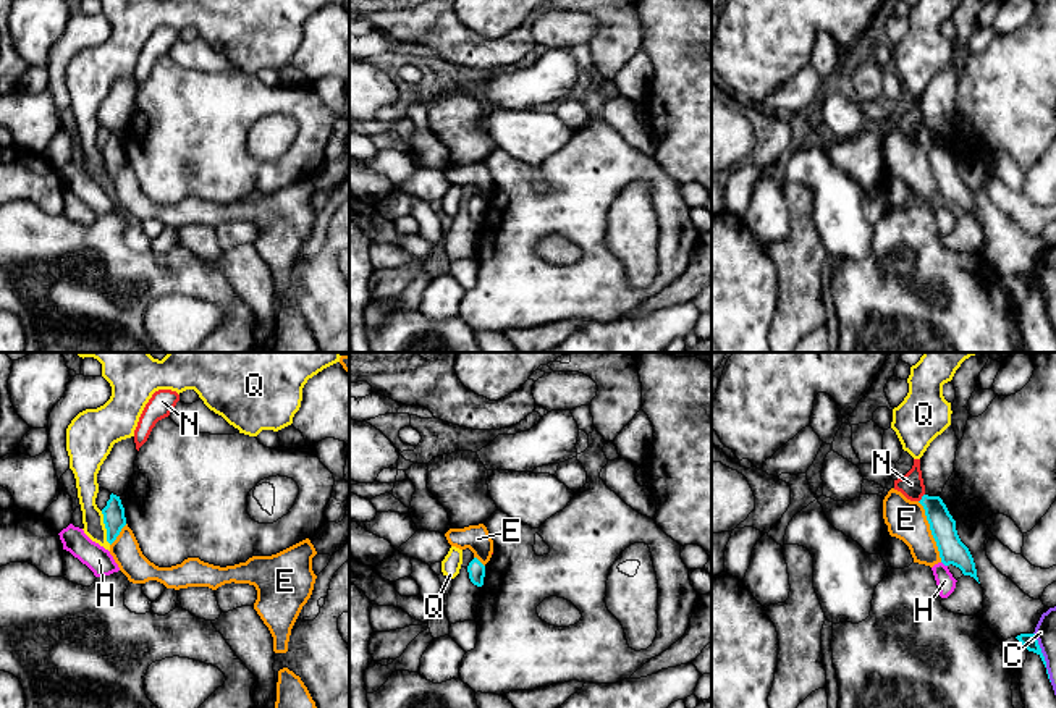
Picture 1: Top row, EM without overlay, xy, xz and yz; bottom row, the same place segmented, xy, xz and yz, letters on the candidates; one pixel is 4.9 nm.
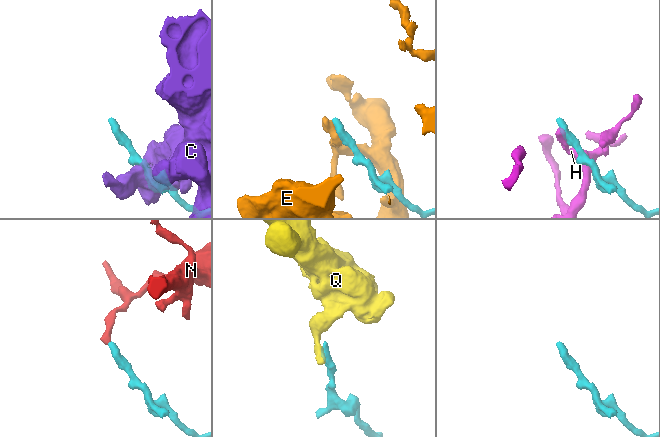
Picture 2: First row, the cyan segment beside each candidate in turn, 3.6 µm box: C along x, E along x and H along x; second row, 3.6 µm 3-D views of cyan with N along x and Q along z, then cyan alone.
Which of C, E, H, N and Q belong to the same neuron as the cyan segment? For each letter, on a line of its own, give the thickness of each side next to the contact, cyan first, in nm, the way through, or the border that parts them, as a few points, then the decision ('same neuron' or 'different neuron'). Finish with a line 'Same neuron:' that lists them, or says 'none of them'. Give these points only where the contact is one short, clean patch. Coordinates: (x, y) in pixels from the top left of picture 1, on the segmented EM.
C: 80 nm thick on the cyan side, 110 nm on the other; different neuron
E: 130 nm thick on the cyan side, 200 nm on the other; border along yz (917, 501), (924, 509), (941, 561); different neuron
H: 130 nm thick on the cyan side, 90 nm on the other; different neuron
N: 130 nm thick on the cyan side, 120 nm on the other; border along yz (924, 493), (919, 501); different neuron
Q: 110 nm thick on the cyan side, 110 nm on the other; border along xy (101, 511), (105, 539), (110, 543); different neuron
Same neuron: none of them

